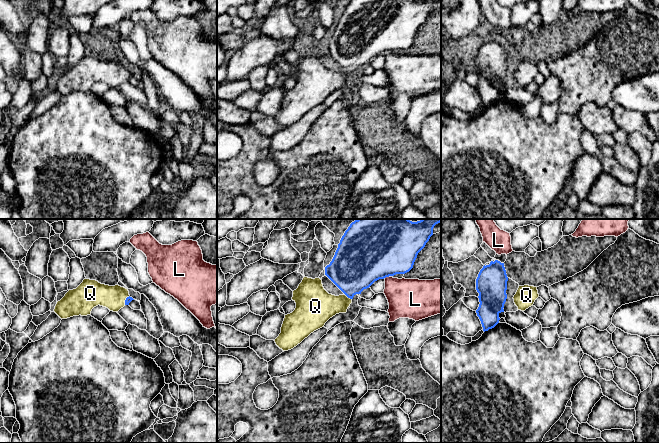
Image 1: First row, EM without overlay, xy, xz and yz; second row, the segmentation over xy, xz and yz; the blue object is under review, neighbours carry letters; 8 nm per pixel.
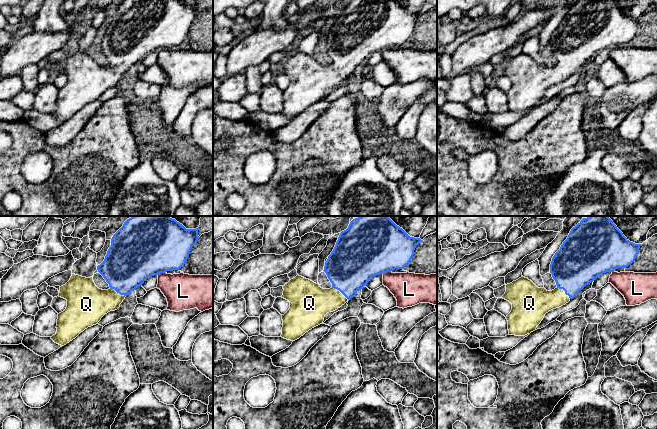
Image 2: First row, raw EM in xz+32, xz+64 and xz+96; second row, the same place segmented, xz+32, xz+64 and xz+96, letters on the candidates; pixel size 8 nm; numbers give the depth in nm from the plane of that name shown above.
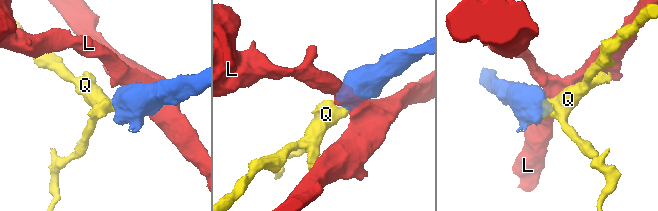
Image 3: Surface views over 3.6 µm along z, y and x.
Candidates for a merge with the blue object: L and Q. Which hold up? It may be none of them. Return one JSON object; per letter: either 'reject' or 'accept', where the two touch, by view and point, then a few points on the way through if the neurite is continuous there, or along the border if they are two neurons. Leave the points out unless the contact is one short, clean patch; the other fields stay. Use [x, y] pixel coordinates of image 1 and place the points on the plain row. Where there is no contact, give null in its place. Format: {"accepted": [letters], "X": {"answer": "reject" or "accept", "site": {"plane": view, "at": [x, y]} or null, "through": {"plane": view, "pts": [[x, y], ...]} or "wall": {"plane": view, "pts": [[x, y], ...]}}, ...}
{"accepted": ["Q"], "L": {"answer": "reject", "site": {"plane": "xz", "at": [387, 52]}, "wall": {"plane": "xz", "pts": [[389, 51], [385, 54]]}}, "Q": {"answer": "accept", "site": {"plane": "xz", "at": [348, 73]}, "through": {"plane": "xz", "pts": [[355, 43], [348, 73], [340, 80], [318, 81]]}}}

